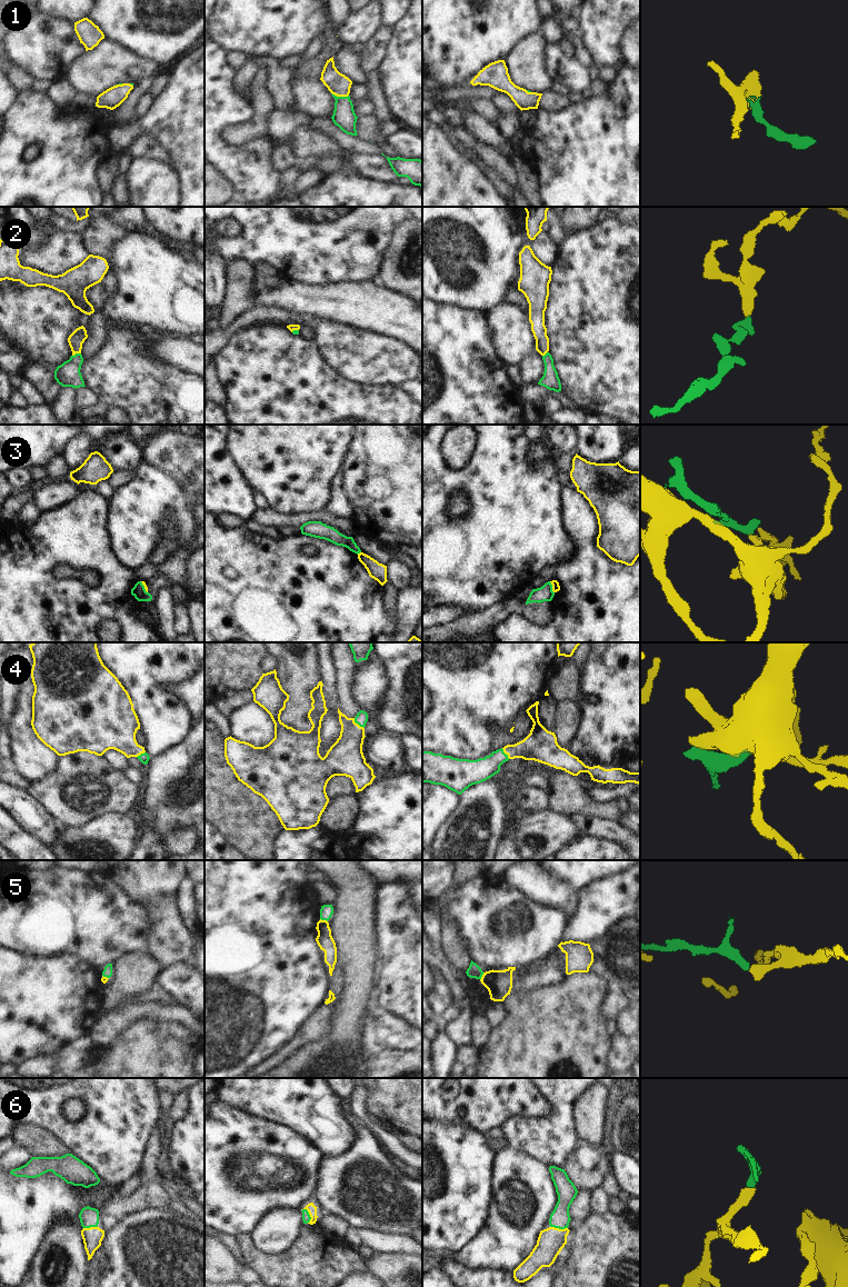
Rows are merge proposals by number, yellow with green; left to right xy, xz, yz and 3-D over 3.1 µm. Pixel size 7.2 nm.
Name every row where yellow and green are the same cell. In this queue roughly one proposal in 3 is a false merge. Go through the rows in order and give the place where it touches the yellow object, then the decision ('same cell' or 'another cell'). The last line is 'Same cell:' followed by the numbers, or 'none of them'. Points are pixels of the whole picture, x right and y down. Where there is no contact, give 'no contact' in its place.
1: contact xz (340, 96); same cell
2: contact xy (76, 352); same cell
3: contact yz (552, 587); another cell
4: contact xz (357, 724); same cell
5: contact xz (323, 920); another cell
6: contact xz (309, 1214); same cell
Same cell: 1, 2, 4, 6

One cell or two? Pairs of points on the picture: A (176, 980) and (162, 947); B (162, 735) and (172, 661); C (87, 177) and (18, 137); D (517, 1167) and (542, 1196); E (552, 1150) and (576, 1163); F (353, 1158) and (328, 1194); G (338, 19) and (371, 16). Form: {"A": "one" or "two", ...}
{"A": "two", "B": "one", "C": "one", "D": "one", "E": "two", "F": "one", "G": "two"}

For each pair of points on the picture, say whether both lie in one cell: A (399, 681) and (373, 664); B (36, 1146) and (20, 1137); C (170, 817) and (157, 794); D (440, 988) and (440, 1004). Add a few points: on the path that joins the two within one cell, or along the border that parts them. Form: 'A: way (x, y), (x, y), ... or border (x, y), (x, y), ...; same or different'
A: border (376, 654), (383, 666), (386, 678), (383, 698); different
B: way (32, 1143), (27, 1137), (23, 1137); same
C: way (169, 811), (162, 805), (162, 799); same
D: way (440, 991), (440, 1000); same

